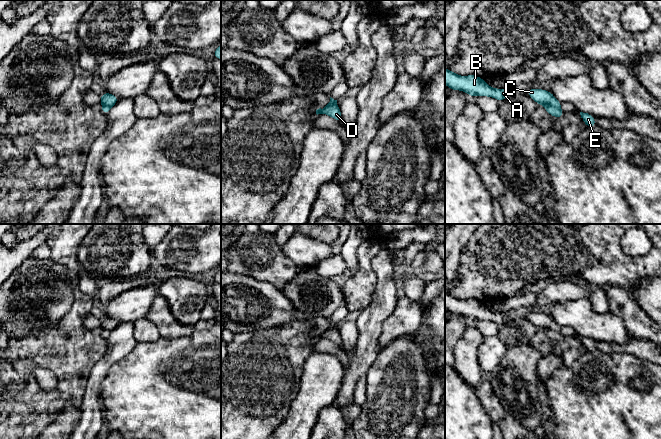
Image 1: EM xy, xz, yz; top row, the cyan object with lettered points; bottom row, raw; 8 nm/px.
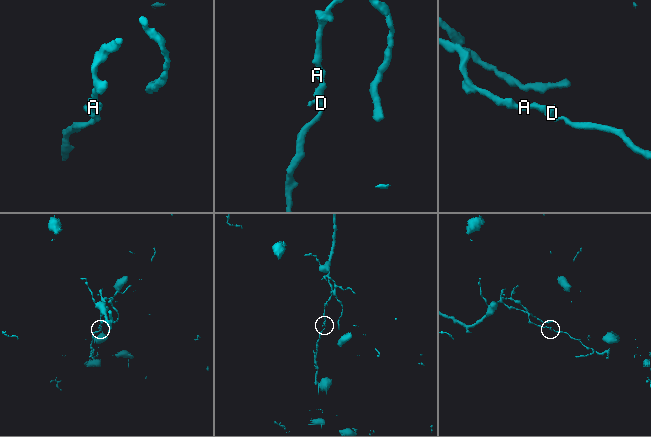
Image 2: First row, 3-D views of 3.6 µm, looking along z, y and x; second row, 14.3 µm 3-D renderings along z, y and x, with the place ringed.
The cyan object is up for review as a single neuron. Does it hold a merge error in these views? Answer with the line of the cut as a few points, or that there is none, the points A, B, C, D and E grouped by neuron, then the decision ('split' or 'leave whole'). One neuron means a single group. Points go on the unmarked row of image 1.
yz (547, 328), (559, 333) | A B C D / E | split

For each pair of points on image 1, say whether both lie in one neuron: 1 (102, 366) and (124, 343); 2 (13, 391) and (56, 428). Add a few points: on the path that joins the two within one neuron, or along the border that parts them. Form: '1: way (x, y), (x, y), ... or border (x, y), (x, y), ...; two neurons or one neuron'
1: way (108, 361), (118, 349); one neuron
2: border (66, 406), (44, 428); two neurons

